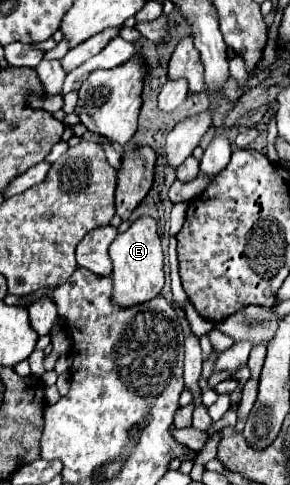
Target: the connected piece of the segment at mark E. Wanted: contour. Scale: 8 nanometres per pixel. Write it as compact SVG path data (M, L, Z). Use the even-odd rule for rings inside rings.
M151 217L137 219L125 233L119 233L109 247L109 259L113 263L113 305L127 309L157 297L163 289L163 249L157 235L157 223Z

